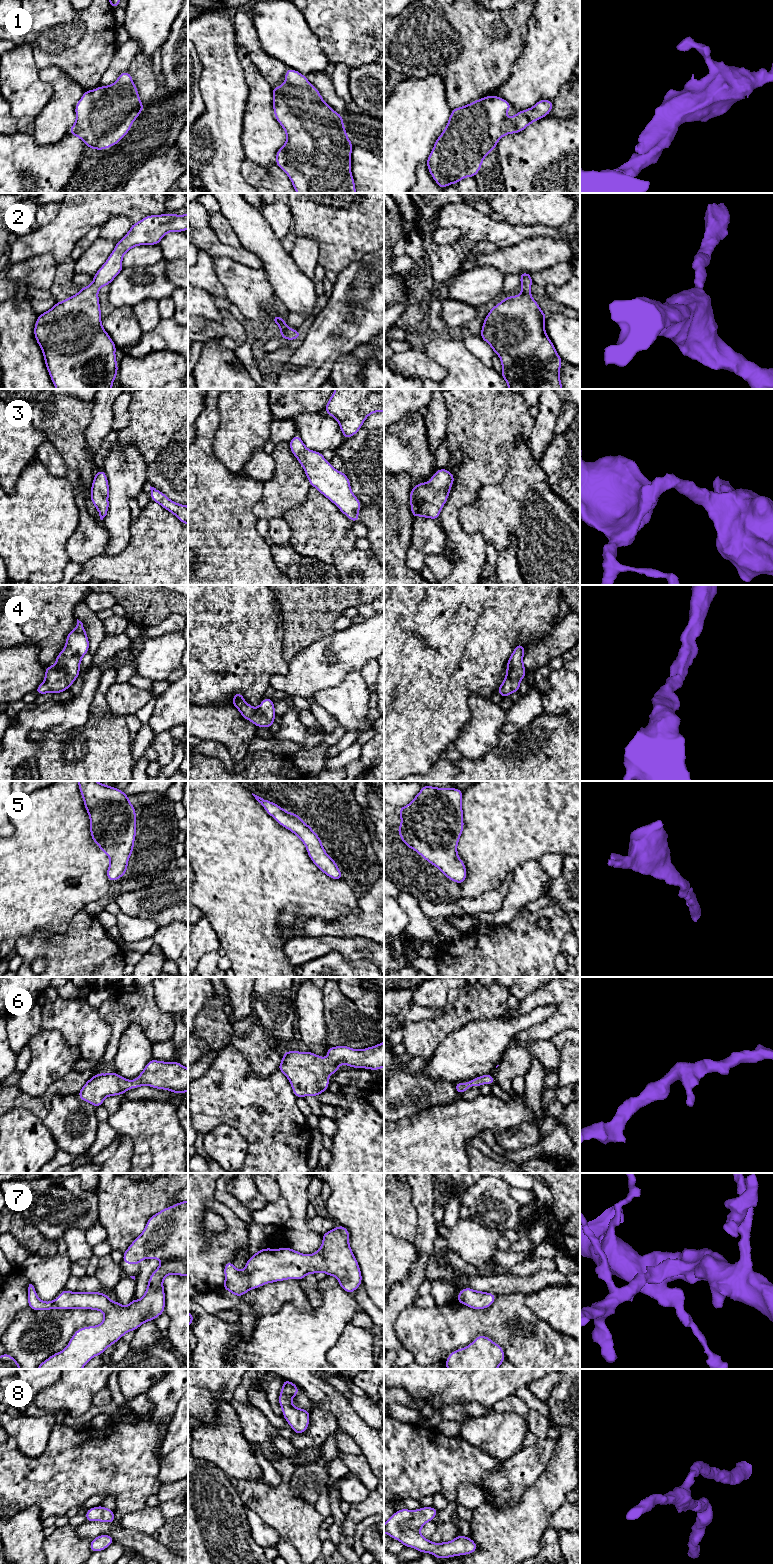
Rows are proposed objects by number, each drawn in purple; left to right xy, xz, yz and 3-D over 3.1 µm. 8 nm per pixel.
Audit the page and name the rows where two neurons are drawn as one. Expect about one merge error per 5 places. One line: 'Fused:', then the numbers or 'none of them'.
Fused: none of them

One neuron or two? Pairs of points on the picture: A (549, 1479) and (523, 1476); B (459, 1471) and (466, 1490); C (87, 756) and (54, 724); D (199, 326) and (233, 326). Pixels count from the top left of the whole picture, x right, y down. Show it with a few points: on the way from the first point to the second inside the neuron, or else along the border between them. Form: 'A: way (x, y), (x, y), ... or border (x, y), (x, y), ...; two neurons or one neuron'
A: border (551, 1458), (539, 1477), (522, 1495); two neurons
B: border (481, 1487), (460, 1484), (457, 1487), (454, 1499); two neurons
C: border (84, 723), (59, 733), (39, 731); two neurons
D: way (207, 326), (225, 326); one neuron

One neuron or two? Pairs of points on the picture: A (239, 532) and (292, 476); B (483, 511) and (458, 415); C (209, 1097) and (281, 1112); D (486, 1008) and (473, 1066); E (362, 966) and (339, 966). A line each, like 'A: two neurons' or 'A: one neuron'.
A: two neurons
B: two neurons
C: one neuron
D: two neurons
E: one neuron

